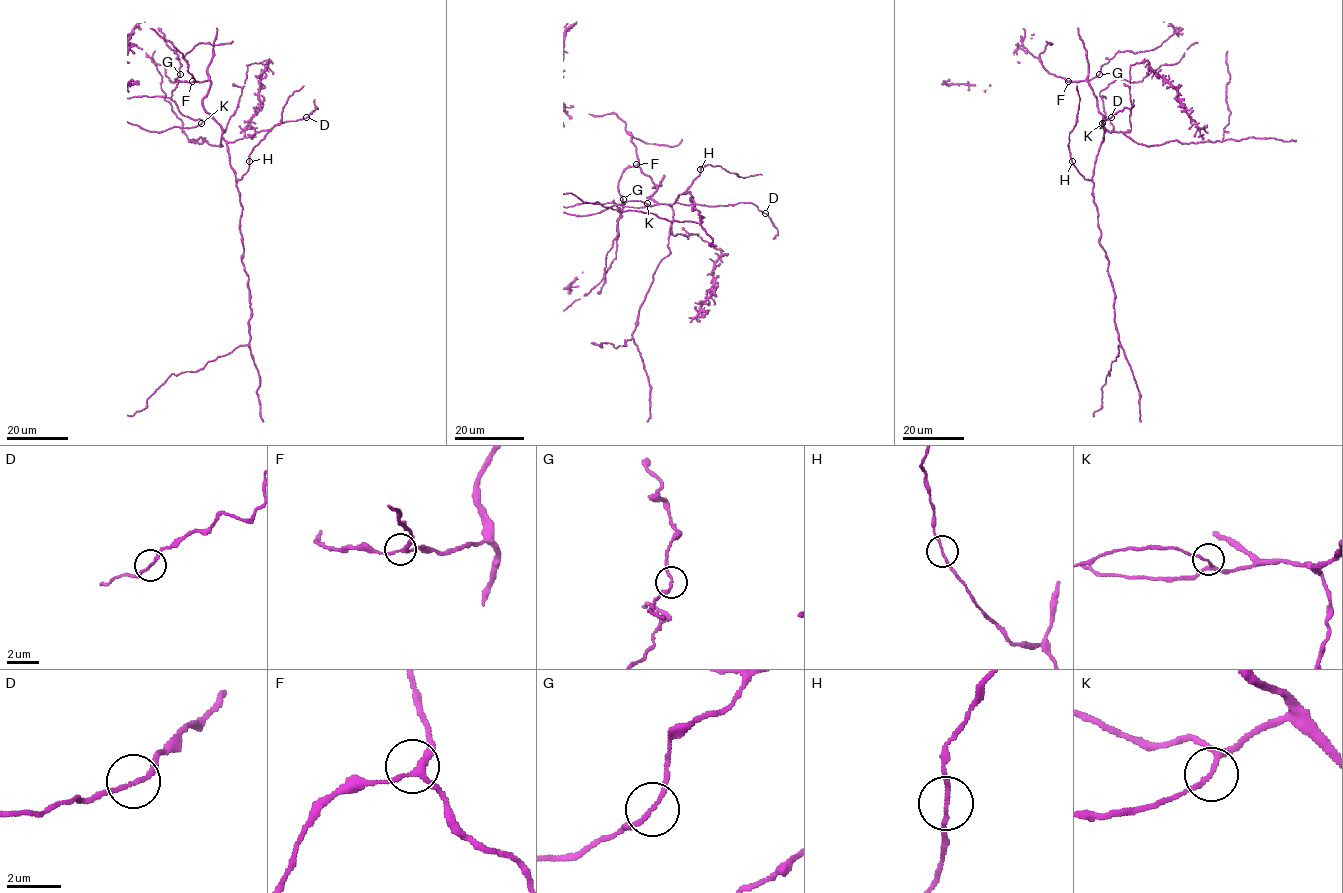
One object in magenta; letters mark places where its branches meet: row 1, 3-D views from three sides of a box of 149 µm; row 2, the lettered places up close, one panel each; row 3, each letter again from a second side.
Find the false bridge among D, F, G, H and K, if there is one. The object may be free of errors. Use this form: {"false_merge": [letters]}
{"false_merge": []}

